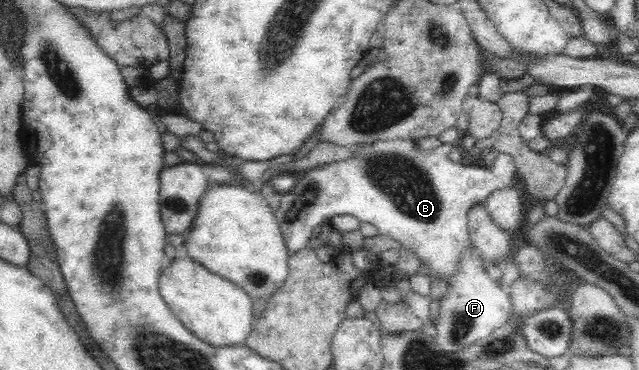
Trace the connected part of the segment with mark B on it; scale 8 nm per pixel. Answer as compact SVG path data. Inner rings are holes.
M409 136L367 139L366 141L359 141L358 143L353 143L349 146L350 152L346 157L341 157L340 159L332 161L323 161L322 163L313 165L311 168L304 170L302 173L295 175L296 181L294 187L291 188L289 192L281 194L279 208L274 211L274 218L279 223L281 232L283 233L285 242L287 243L287 248L289 248L289 252L294 253L295 251L309 246L309 237L312 236L311 230L314 226L330 221L331 218L334 218L337 215L348 215L355 217L358 221L373 224L373 226L377 227L379 234L391 236L395 238L395 240L402 242L405 248L409 248L413 252L416 252L422 262L427 262L427 264L429 264L429 274L436 274L437 276L443 276L443 278L449 278L458 252L468 243L466 238L469 237L468 219L471 212L475 208L486 207L486 202L489 200L489 196L493 195L493 192L511 192L511 190L516 190L518 188L517 164L515 164L515 159L511 156L511 154L507 152L499 152L497 157L488 166L484 166L479 162L464 166L457 162L453 162L453 160L449 158L451 147L452 144L441 143L441 145L436 148L423 148L423 146L419 144L419 138Z

